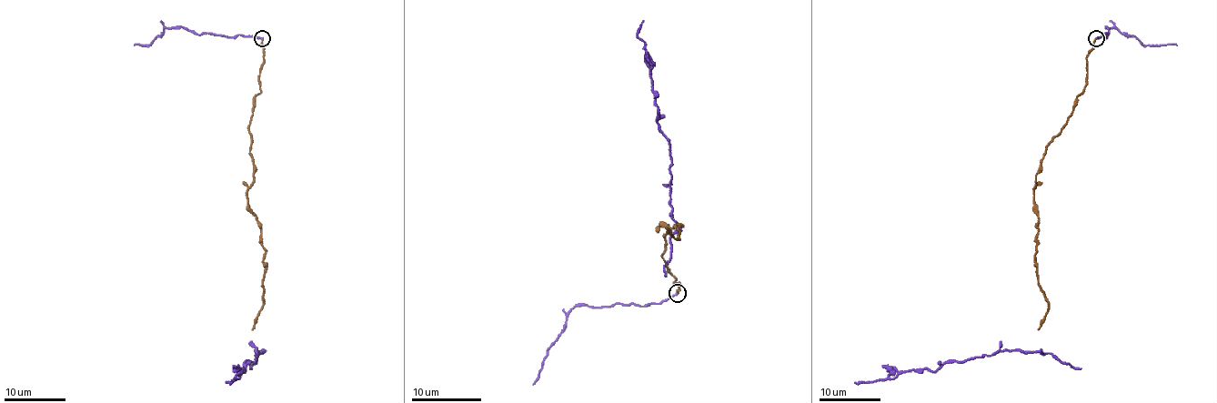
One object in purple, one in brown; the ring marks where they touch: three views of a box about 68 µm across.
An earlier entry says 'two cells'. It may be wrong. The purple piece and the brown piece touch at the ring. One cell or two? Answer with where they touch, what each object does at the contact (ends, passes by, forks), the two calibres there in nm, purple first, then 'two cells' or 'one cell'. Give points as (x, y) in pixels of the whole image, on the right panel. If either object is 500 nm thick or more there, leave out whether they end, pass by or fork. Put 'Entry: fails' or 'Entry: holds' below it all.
(1096, 38) | purple ends | brown ends | 190/120 nm | two cells
Entry: holds

